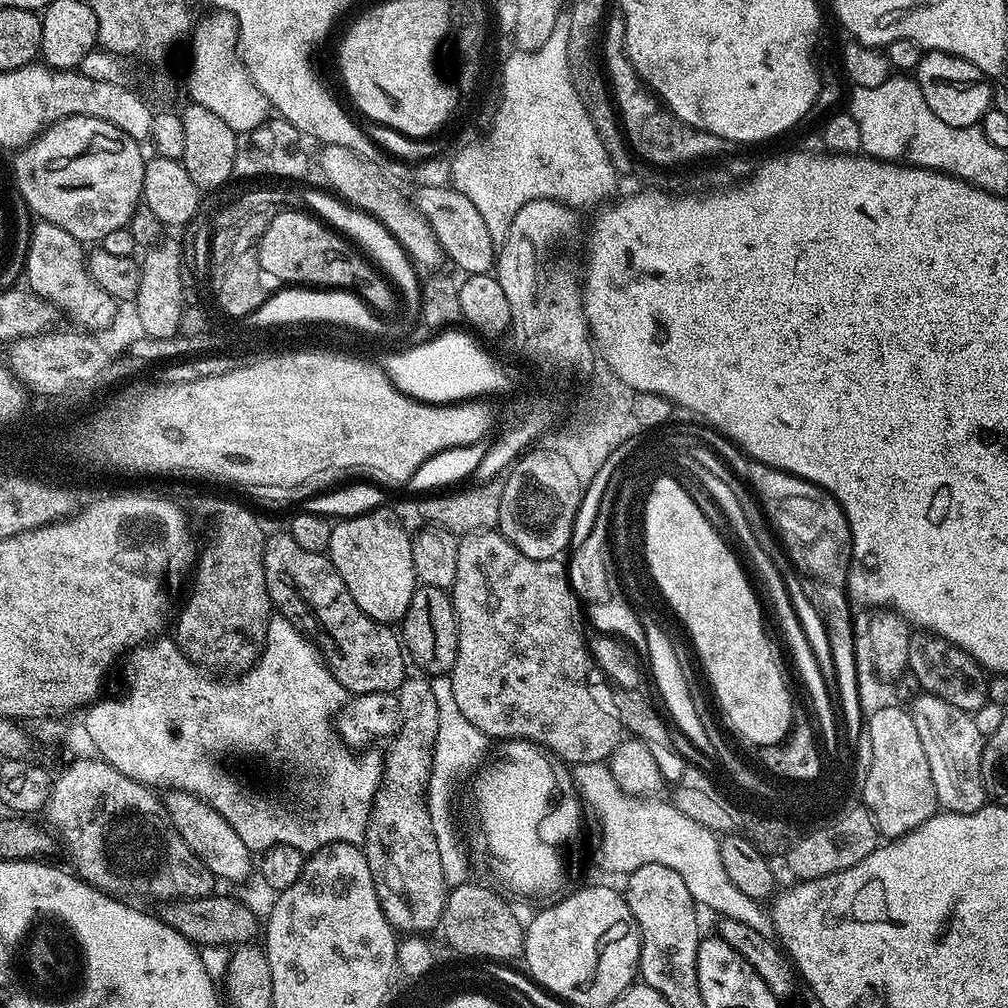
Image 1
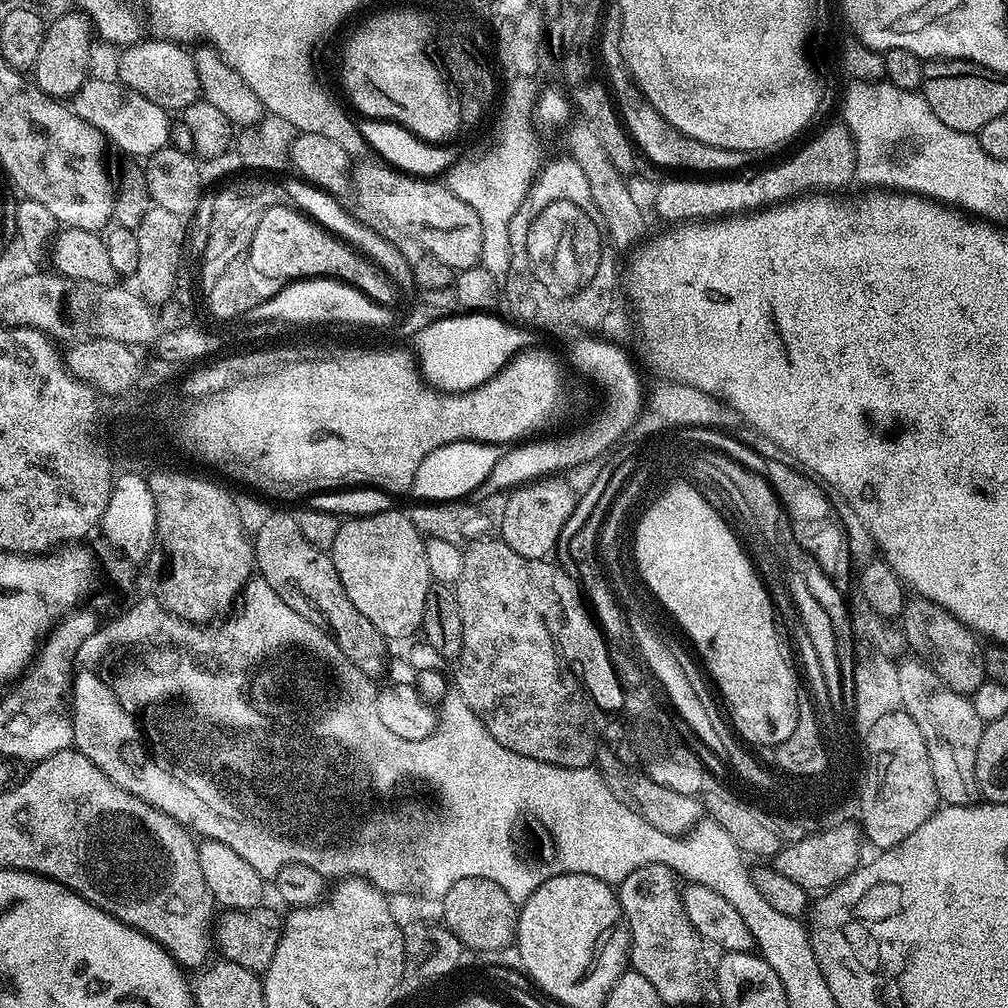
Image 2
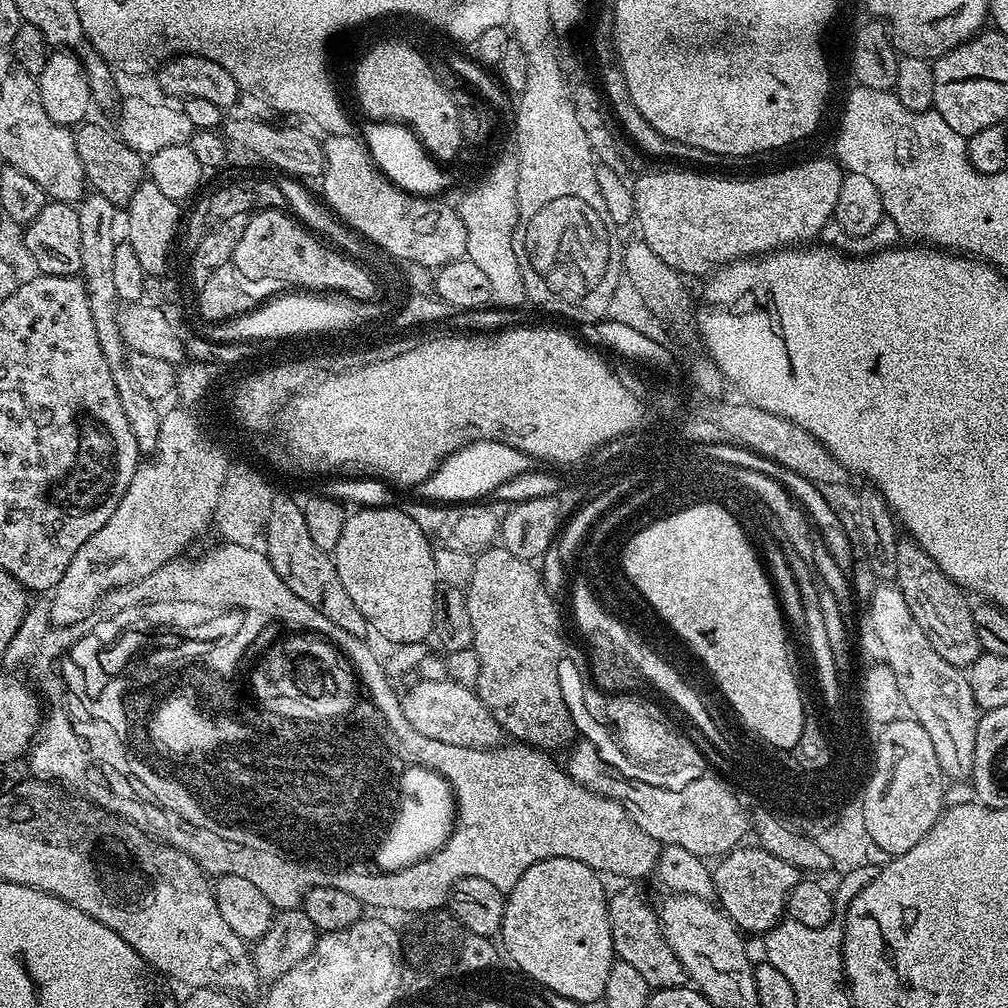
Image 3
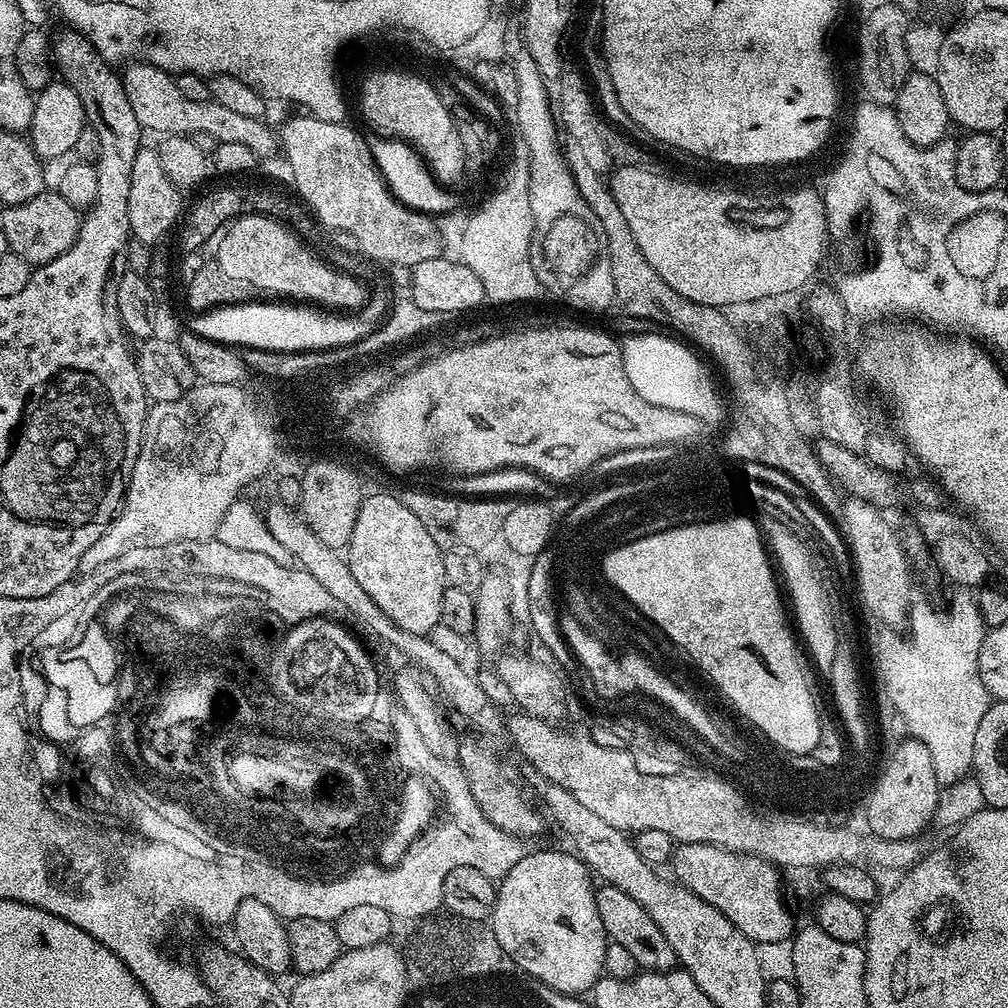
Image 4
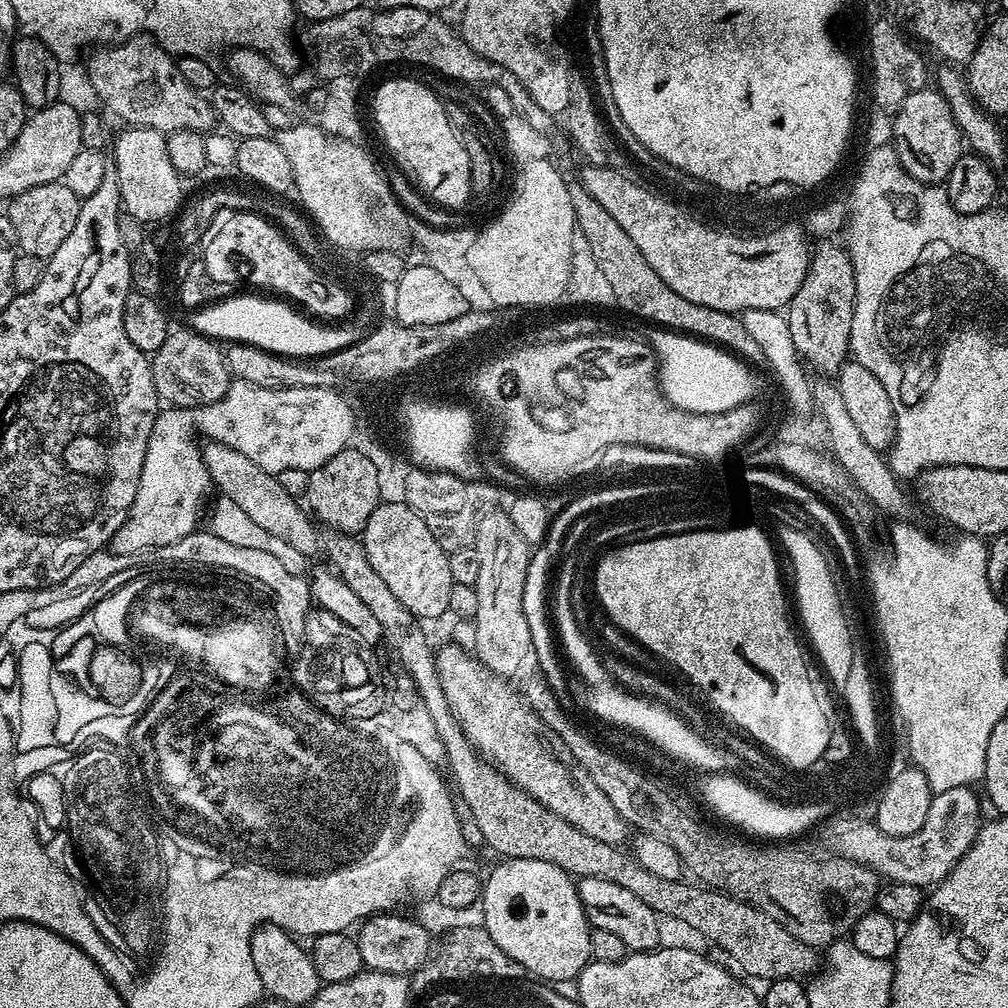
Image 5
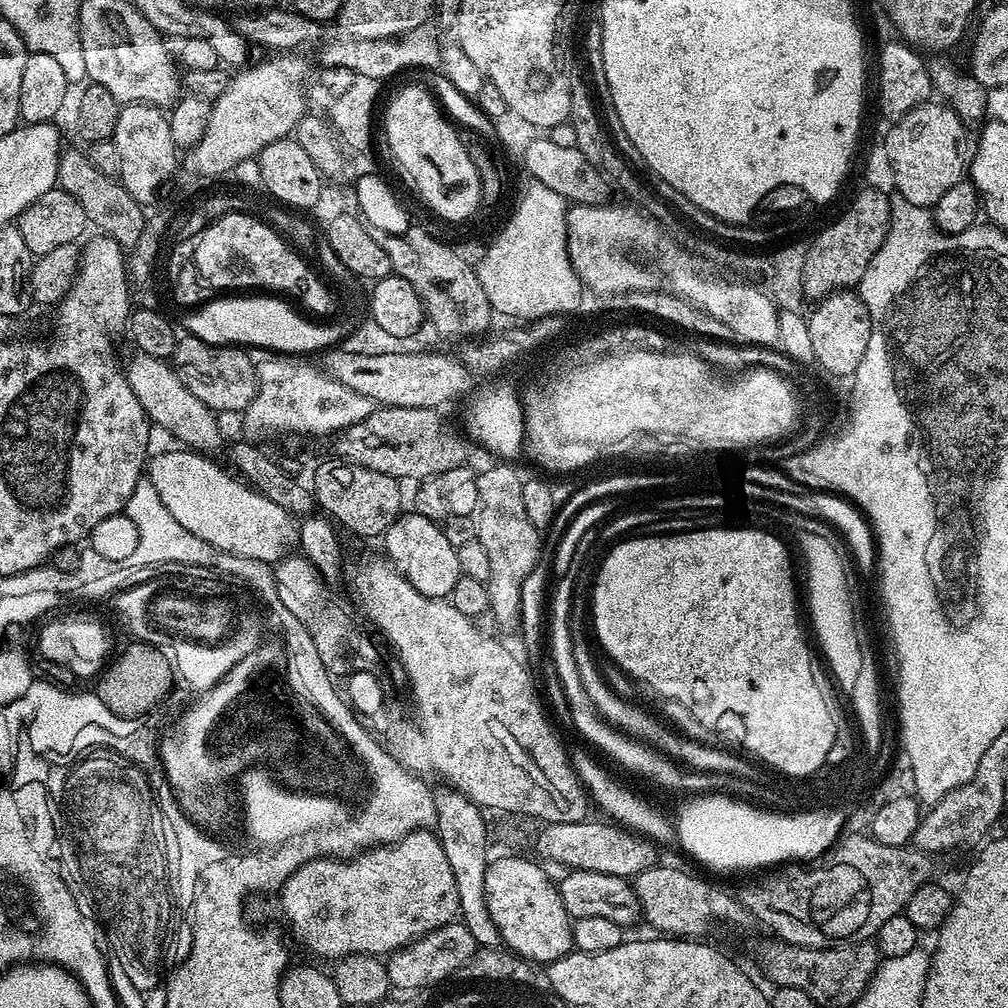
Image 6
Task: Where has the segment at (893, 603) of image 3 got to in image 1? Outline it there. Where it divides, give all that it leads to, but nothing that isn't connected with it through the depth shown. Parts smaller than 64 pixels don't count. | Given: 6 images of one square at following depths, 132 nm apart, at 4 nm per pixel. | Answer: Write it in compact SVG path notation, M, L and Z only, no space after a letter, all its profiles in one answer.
M920 694L911 701L910 711L914 727L926 750L926 762L930 762L930 778L934 778L934 794L937 805L945 813L957 816L975 816L986 804L986 793L982 782L982 754L986 737L978 734L972 713L942 702L942 698Z

